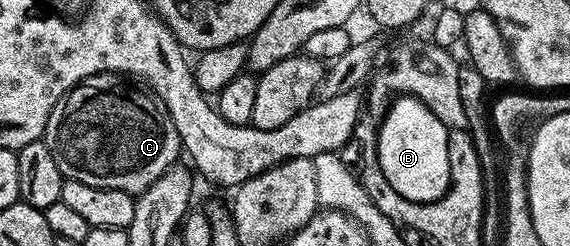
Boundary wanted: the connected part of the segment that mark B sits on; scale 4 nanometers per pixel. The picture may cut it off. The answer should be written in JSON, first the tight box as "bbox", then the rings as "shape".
{"bbox":[377,95,451,204],"shape":[[[398,95],[388,106],[377,132],[378,164],[383,177],[411,202],[426,204],[443,198],[451,178],[448,136],[451,129],[414,96]]]}

